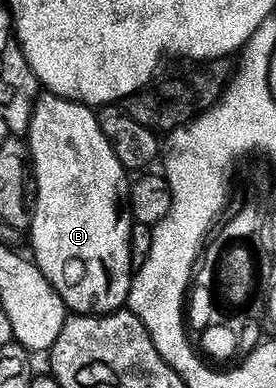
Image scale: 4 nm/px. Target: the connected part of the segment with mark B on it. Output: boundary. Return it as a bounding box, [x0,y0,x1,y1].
[29,93,133,315]

